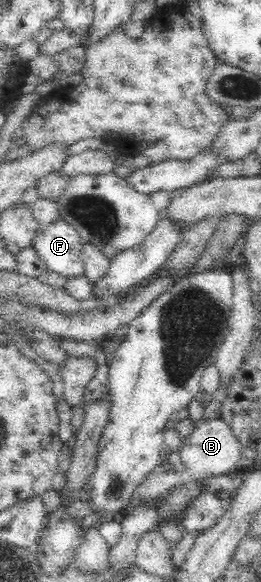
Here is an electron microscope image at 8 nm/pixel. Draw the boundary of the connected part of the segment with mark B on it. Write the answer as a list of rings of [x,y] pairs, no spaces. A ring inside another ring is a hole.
[[[217,418],[211,421],[203,419],[196,421],[193,433],[180,442],[178,452],[188,478],[199,482],[208,477],[226,475],[229,471],[234,471],[242,457],[241,448],[241,442],[237,439],[237,435],[233,434],[233,430],[223,419]]]

